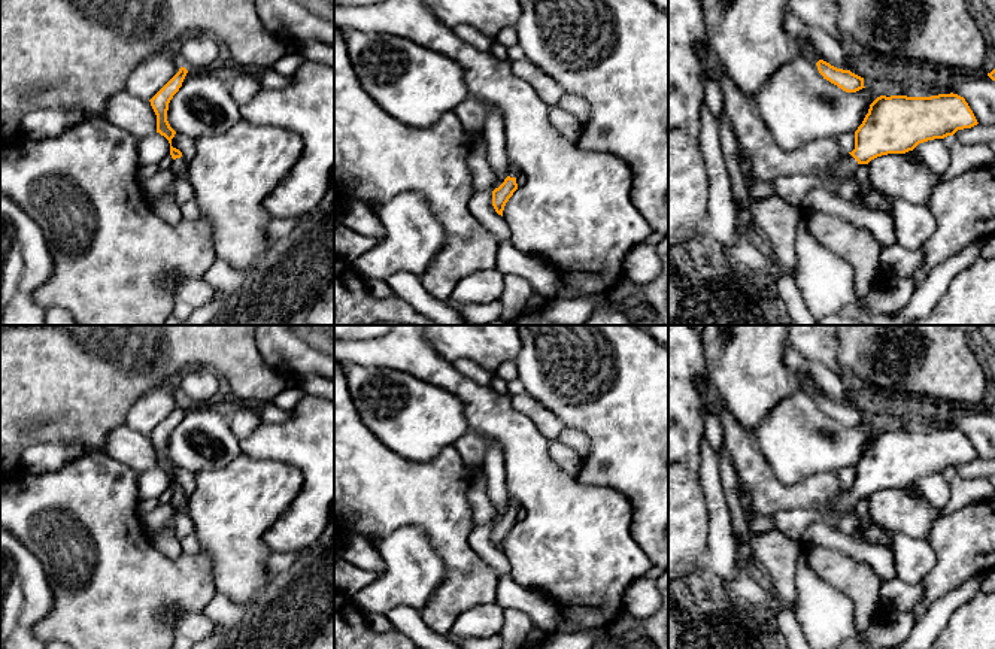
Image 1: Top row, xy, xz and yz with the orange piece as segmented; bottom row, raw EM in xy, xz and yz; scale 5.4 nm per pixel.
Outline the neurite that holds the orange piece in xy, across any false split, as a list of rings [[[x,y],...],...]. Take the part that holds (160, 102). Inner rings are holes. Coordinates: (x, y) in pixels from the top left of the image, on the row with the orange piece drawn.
[[[181,67],[179,72],[149,100],[157,115],[157,133],[164,136],[170,143],[170,155],[173,158],[172,172],[176,175],[176,179],[186,179],[186,161],[182,158],[182,152],[172,146],[172,139],[176,131],[167,121],[167,110],[170,100],[182,87],[186,73],[188,70]]]

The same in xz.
[[[510,164],[507,178],[504,182],[492,191],[492,206],[498,215],[503,216],[503,210],[509,198],[518,189],[516,178],[521,175],[519,167]]]

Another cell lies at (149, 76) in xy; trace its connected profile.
[[[175,49],[160,51],[133,69],[124,91],[149,101],[179,69],[181,63]]]

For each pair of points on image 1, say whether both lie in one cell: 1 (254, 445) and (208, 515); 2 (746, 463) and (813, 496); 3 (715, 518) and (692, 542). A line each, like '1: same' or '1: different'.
1: different
2: same
3: different

